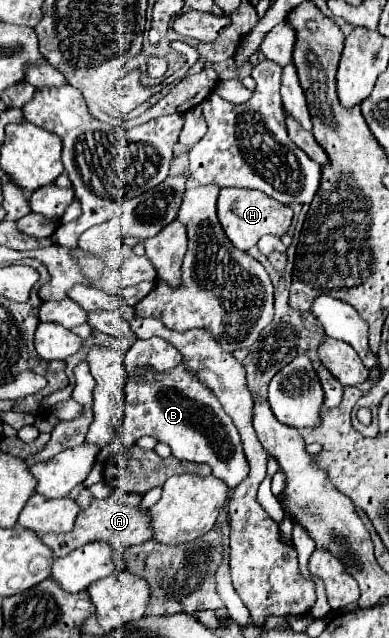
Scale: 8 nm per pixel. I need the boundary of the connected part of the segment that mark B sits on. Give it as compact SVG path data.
M182 364L172 368L172 372L138 368L134 376L128 376L124 392L126 410L123 422L110 444L106 444L106 448L102 448L98 454L100 462L134 446L136 440L143 436L154 436L158 442L166 442L172 456L178 460L208 464L212 474L224 480L230 488L238 486L248 476L248 462L244 458L242 442L232 418L224 412L212 390L206 388Z

